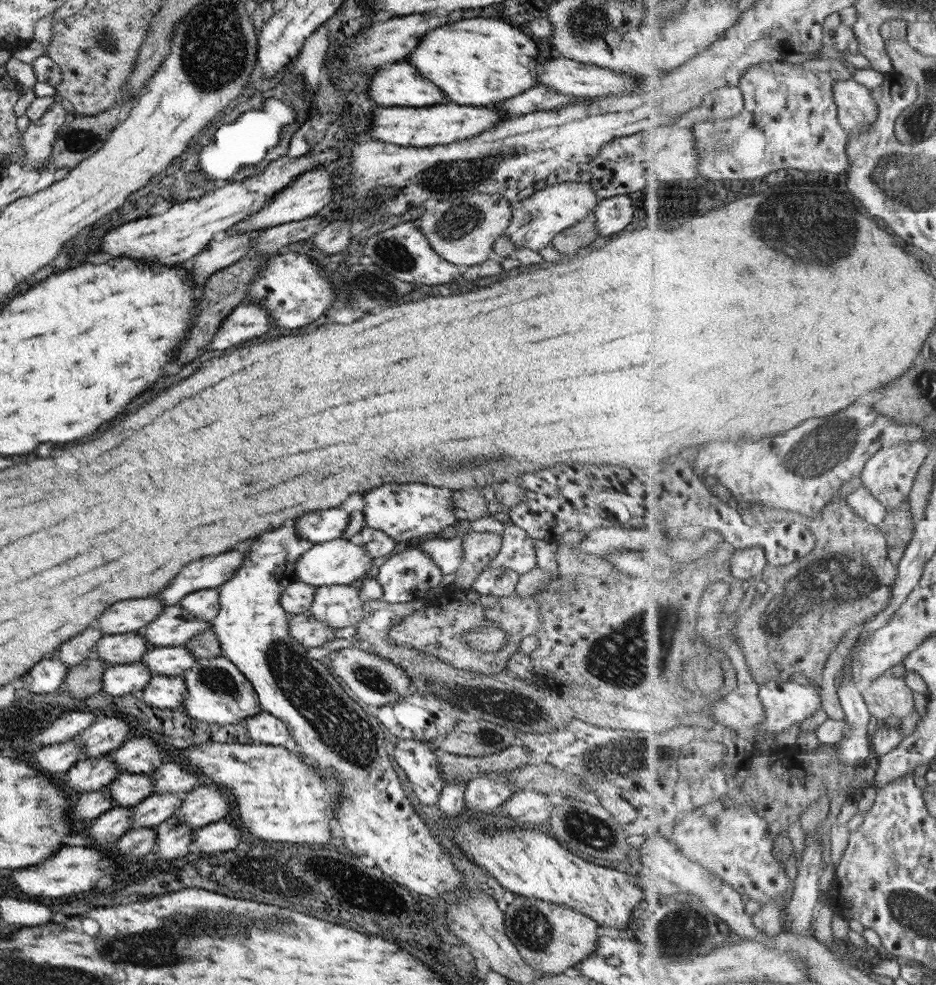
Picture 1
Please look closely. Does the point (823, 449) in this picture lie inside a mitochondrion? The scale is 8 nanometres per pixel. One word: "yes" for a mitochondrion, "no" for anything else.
yes

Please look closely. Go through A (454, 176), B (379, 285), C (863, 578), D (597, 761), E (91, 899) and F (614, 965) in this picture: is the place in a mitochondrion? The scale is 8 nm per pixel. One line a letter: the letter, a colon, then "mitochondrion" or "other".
A: mitochondrion
B: mitochondrion
C: mitochondrion
D: mitochondrion
E: other
F: other

